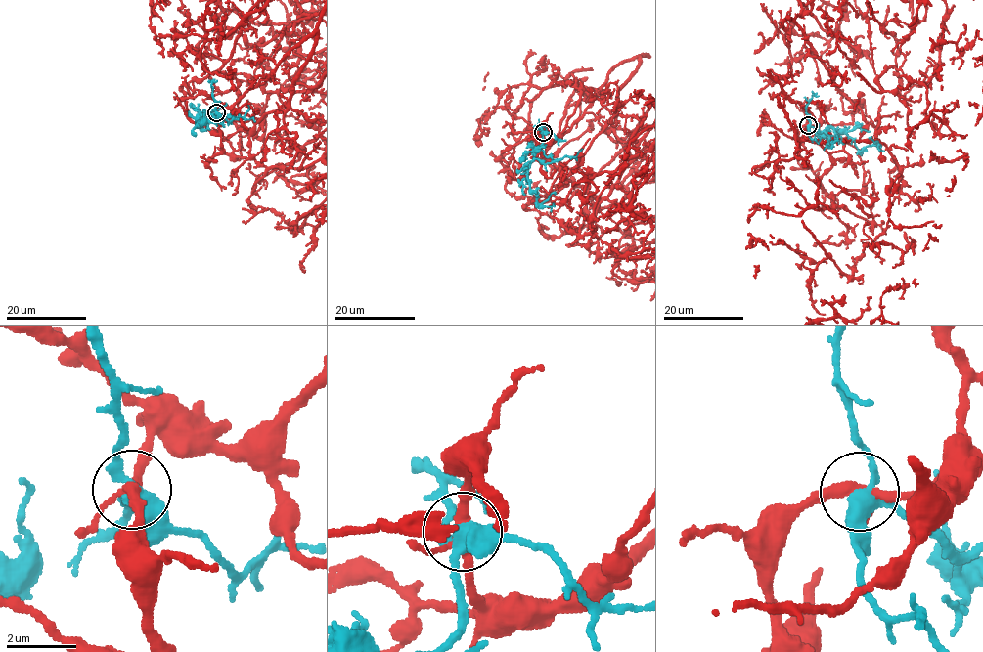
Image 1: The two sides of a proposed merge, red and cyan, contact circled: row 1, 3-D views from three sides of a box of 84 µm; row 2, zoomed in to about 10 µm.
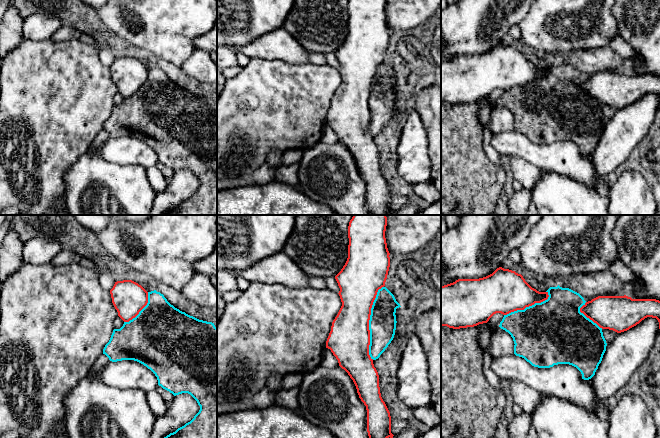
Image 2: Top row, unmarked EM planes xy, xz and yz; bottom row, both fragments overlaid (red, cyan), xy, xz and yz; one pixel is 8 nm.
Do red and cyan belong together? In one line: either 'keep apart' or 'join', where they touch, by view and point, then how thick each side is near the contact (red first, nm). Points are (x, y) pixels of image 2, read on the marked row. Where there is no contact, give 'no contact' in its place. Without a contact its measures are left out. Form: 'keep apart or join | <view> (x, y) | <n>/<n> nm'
keep apart | xz (368, 322) | 340/220 nm

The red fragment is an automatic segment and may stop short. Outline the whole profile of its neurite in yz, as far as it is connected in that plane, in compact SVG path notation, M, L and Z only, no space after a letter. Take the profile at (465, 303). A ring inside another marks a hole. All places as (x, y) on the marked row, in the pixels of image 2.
M499 267L483 278L458 279L441 286L441 326L474 327L496 313L524 310L548 297L548 292L532 288L521 274Z

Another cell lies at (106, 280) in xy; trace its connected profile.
M101 271L99 273L99 282L107 291L110 291L116 281L112 277L111 273Z

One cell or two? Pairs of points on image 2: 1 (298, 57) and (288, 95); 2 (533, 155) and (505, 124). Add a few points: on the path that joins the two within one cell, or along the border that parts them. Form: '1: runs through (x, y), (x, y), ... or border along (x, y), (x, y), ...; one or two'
1: border along (273, 58), (293, 63), (309, 62); two
2: border along (513, 129), (507, 132), (492, 133); two

